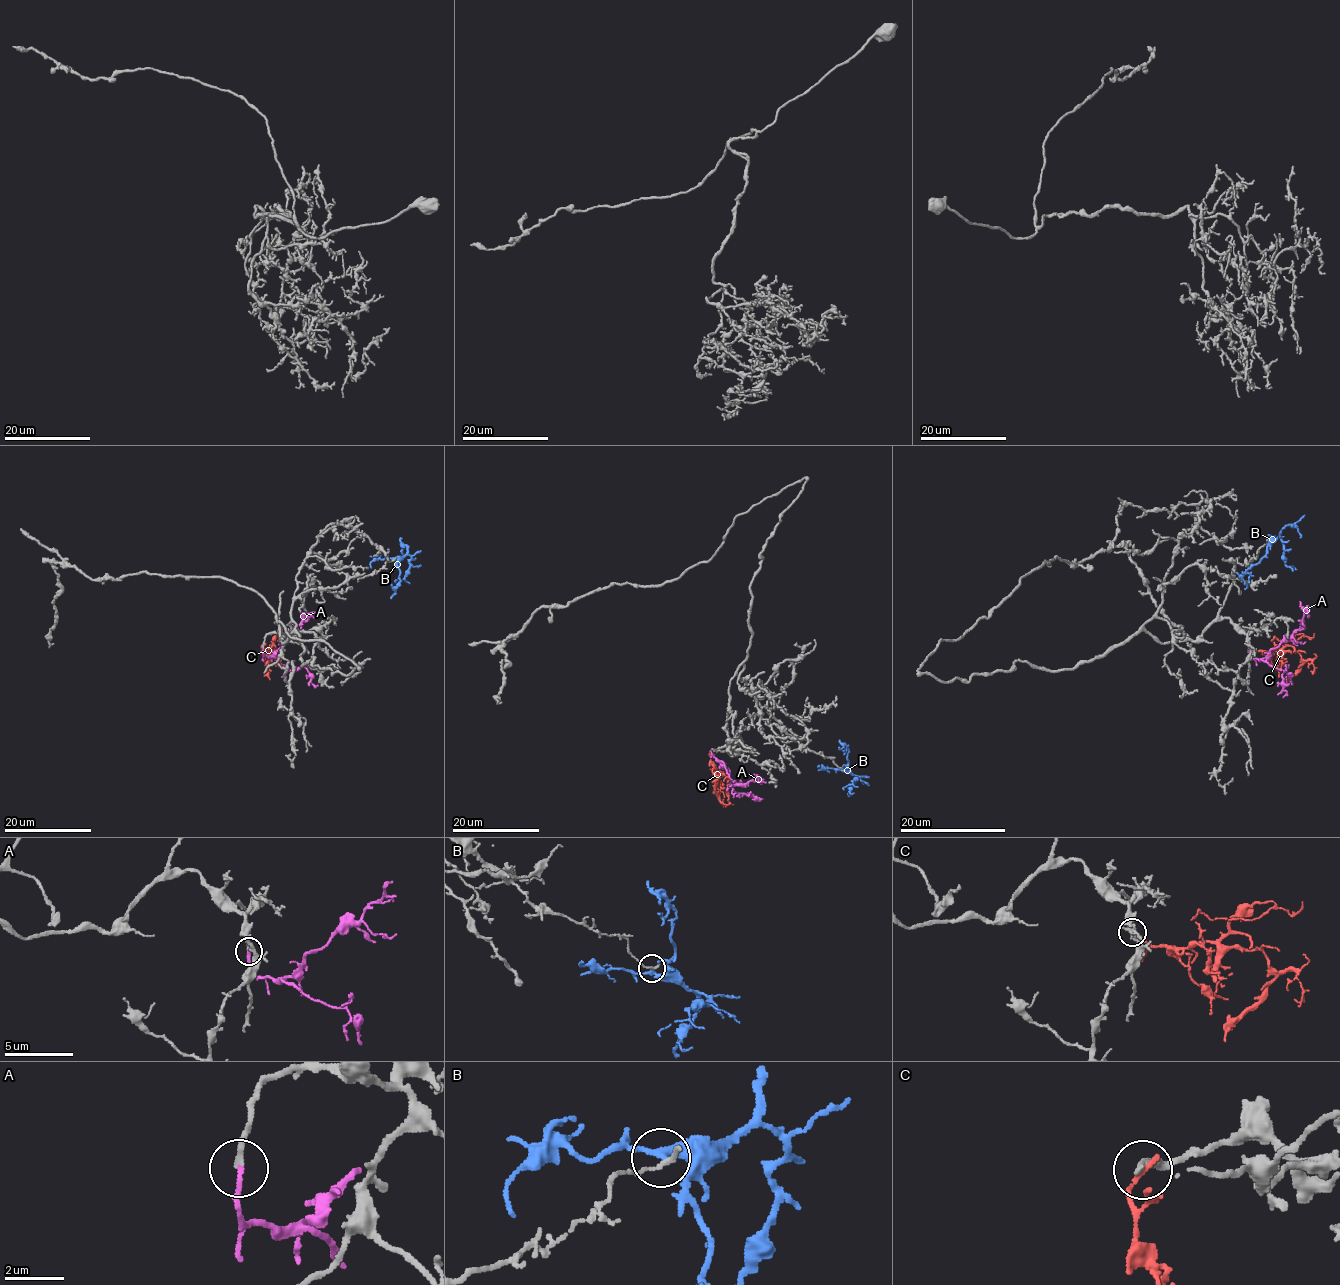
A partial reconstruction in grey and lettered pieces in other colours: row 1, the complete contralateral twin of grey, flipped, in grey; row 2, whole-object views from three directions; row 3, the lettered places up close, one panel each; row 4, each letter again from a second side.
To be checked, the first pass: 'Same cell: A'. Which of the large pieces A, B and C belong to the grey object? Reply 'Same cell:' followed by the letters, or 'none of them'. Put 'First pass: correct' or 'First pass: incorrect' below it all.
Same cell: A
First pass: correct

